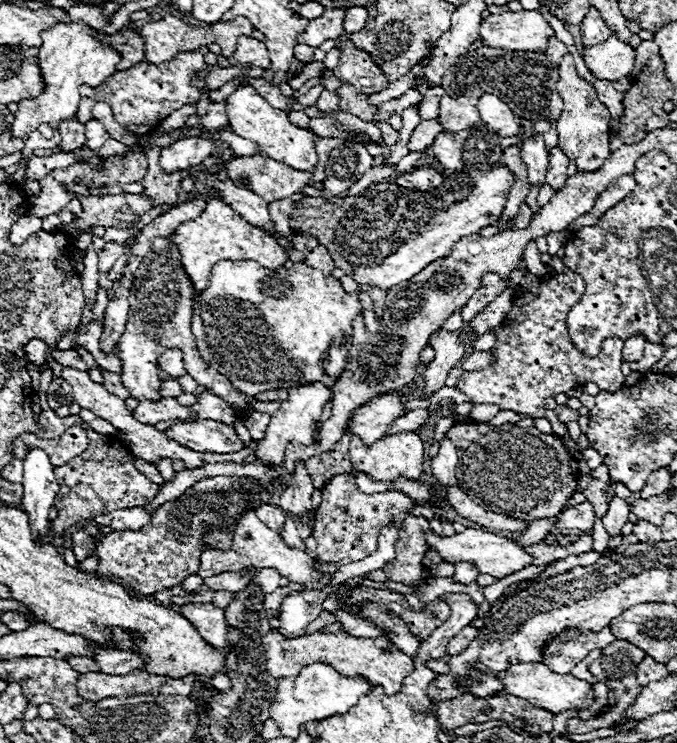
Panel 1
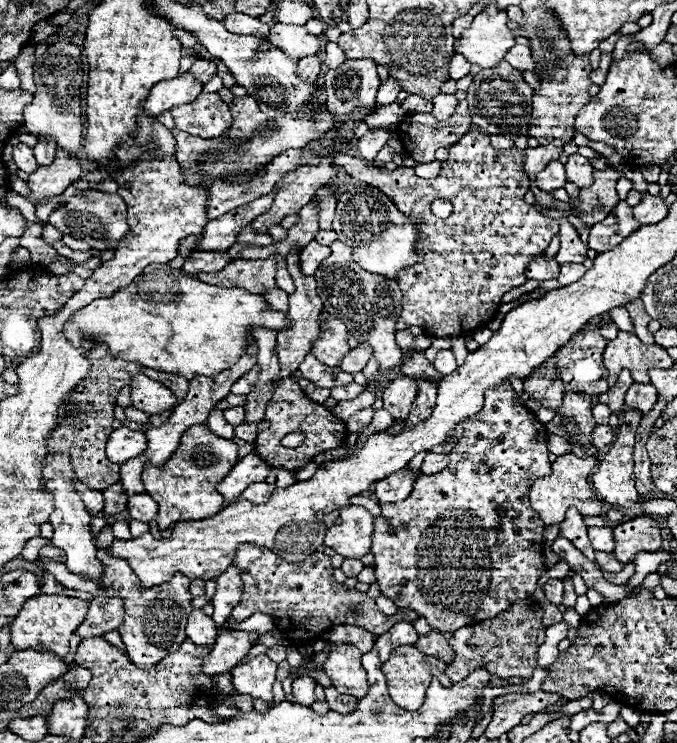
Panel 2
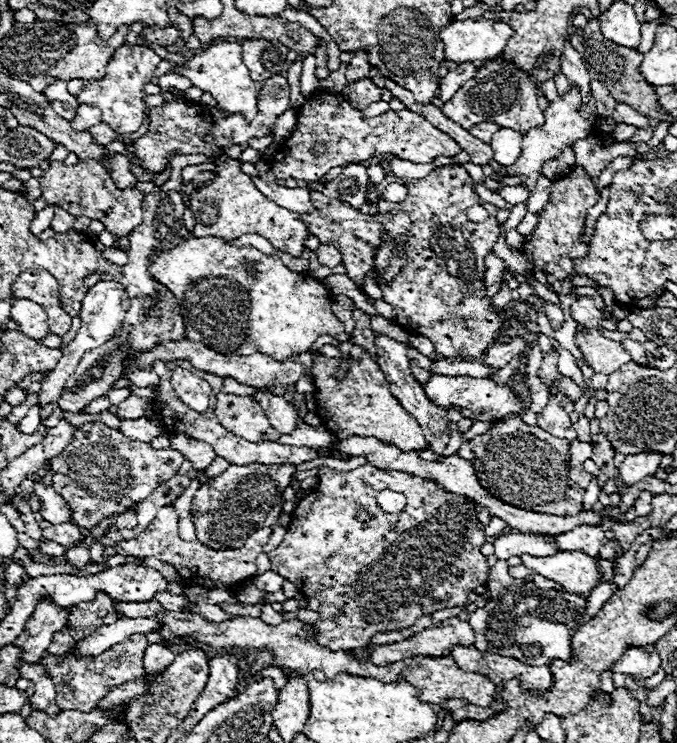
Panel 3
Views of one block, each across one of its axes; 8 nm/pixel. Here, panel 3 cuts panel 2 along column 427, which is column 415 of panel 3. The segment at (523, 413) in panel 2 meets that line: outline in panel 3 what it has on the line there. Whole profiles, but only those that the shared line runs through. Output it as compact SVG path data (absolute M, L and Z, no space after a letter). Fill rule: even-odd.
M370 464L354 468L350 472L340 472L328 466L320 466L318 468L318 486L314 490L310 490L296 506L296 510L292 512L292 522L286 530L286 536L282 540L282 544L268 552L268 558L272 562L272 572L278 572L282 578L290 580L296 584L296 588L306 596L306 598L316 598L320 602L320 620L314 624L318 630L318 642L322 646L328 646L330 650L348 650L348 648L358 648L358 646L368 646L368 638L376 632L386 632L386 630L402 630L408 628L416 622L416 618L424 616L424 614L432 614L440 608L456 608L456 606L464 606L468 602L468 594L474 592L476 586L484 586L488 582L488 564L486 558L480 554L480 546L484 544L484 530L480 528L478 522L478 512L474 510L474 502L468 500L466 496L456 496L452 492L446 492L444 488L440 488L434 482L422 480L420 476L412 476L406 472L386 472L386 470L378 470ZM384 488L402 492L406 496L406 508L398 514L388 514L384 510L380 510L380 506L376 504L376 494Z

